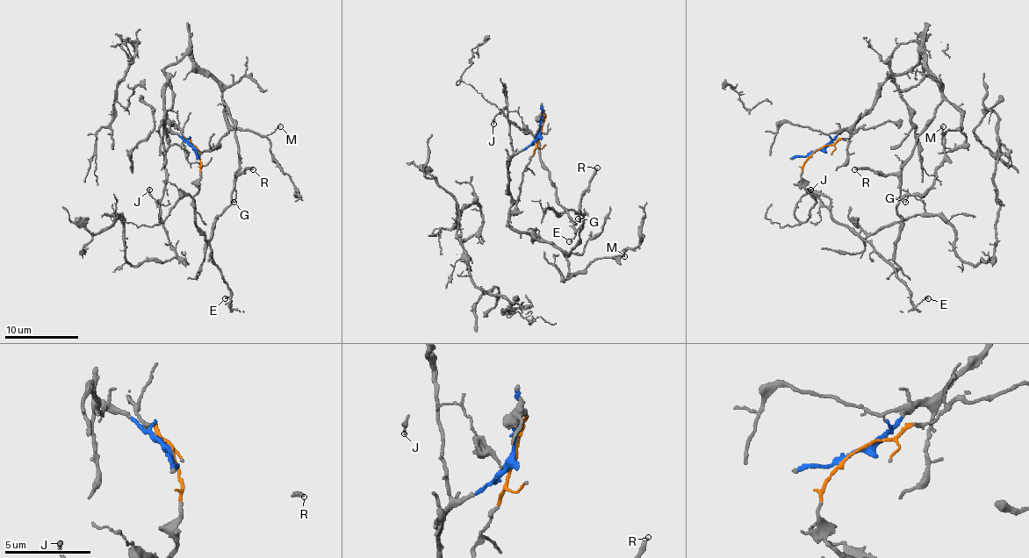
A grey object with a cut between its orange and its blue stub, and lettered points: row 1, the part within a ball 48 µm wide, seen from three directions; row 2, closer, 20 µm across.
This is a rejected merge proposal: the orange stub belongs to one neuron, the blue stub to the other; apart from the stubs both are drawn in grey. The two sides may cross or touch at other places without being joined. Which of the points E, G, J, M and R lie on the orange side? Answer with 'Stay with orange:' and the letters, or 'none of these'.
Stay with orange: E, J

